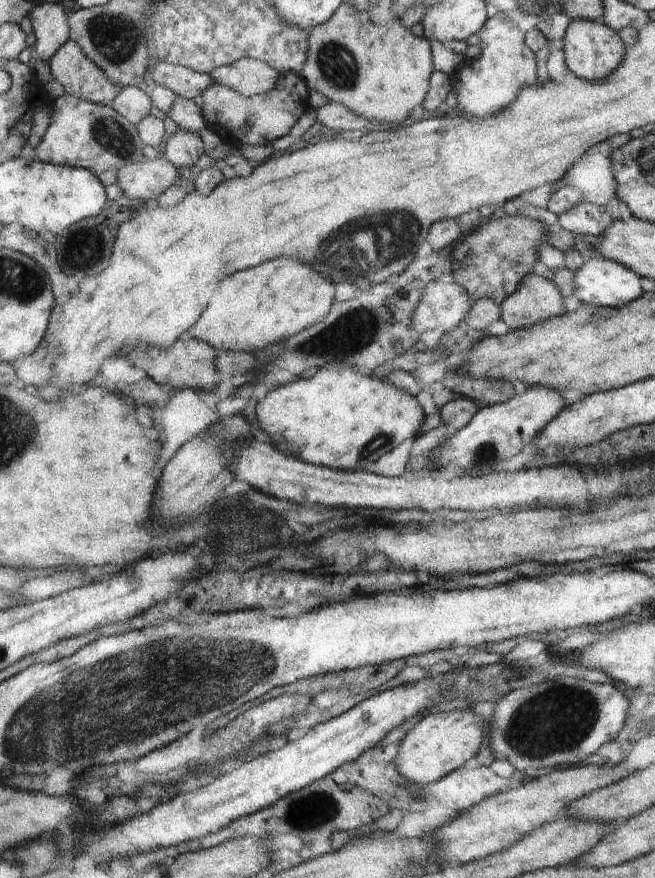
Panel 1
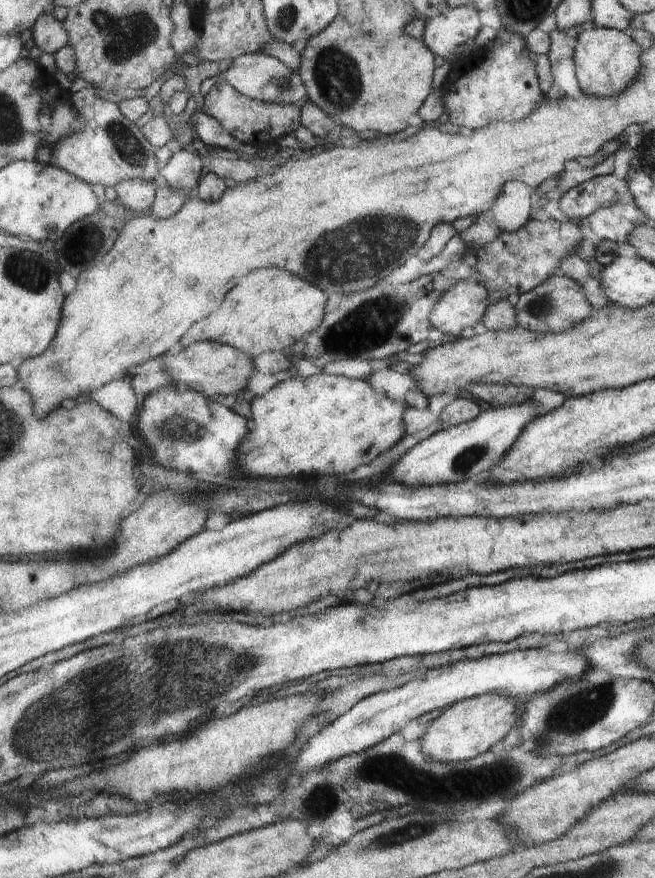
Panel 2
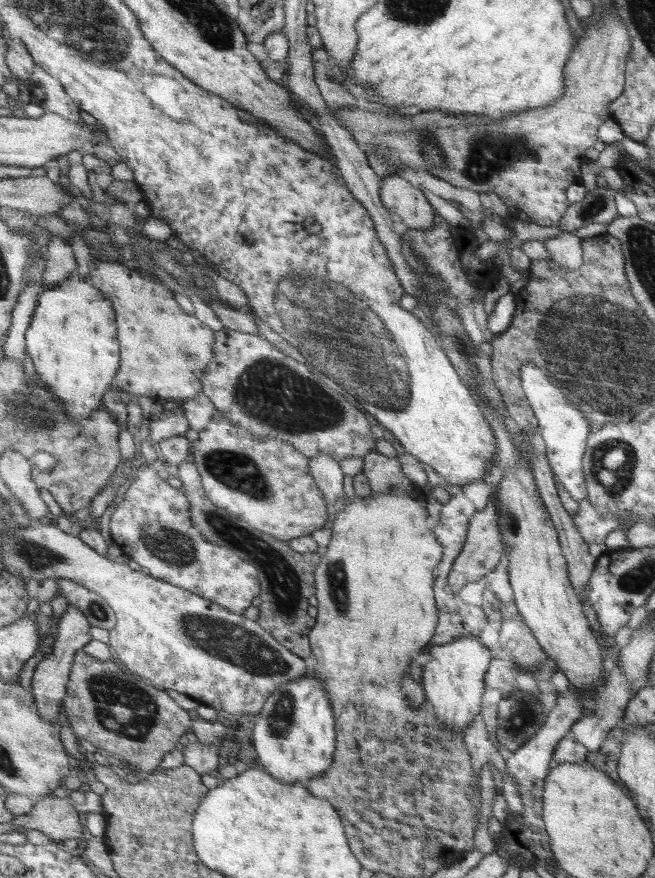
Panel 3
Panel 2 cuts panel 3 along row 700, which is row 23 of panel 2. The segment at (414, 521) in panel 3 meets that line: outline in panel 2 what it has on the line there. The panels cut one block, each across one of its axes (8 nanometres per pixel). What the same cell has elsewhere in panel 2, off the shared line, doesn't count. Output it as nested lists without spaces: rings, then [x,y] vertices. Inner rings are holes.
[[[342,14],[324,31],[310,38],[306,48],[300,55],[299,72],[309,91],[309,100],[318,105],[338,125],[350,126],[356,132],[374,130],[380,134],[396,134],[408,128],[408,116],[412,116],[432,90],[432,74],[434,74],[434,54],[422,40],[407,35],[383,42],[358,42],[358,34],[354,34],[354,26],[346,22]]]

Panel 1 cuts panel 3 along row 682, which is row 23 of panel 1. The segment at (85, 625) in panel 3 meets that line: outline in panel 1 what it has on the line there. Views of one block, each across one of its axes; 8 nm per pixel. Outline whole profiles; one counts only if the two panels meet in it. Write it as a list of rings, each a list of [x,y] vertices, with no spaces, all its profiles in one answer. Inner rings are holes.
[[[43,3],[35,6],[32,20],[37,36],[38,58],[50,63],[62,46],[72,39],[70,17],[62,3]]]

